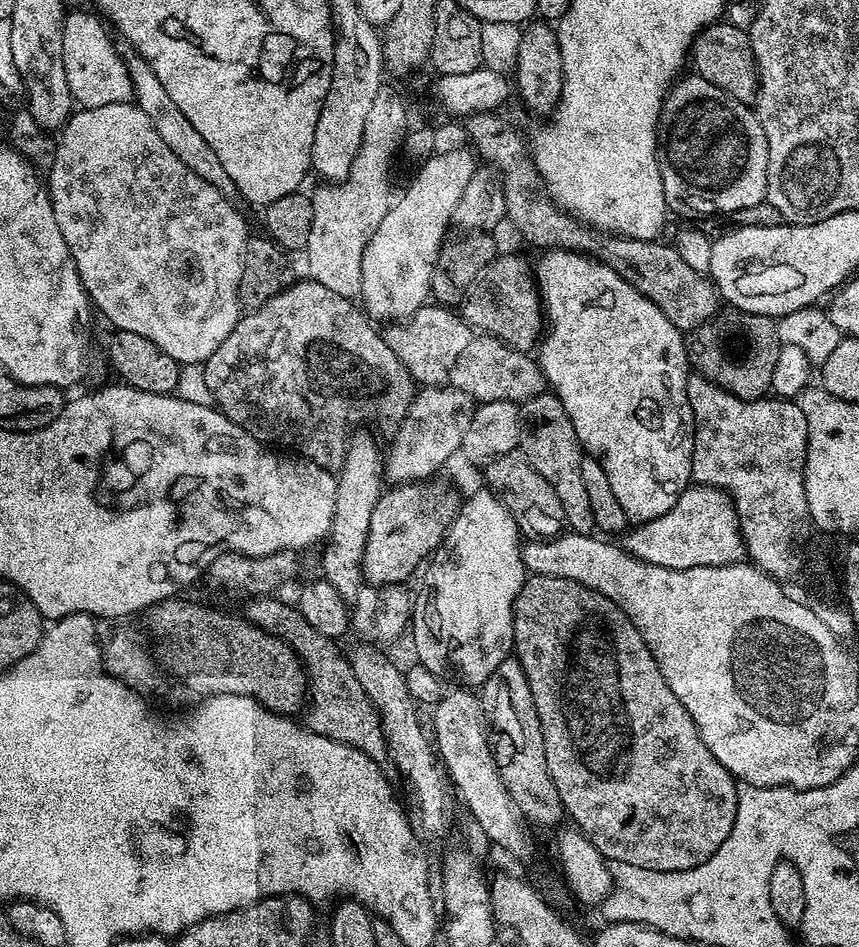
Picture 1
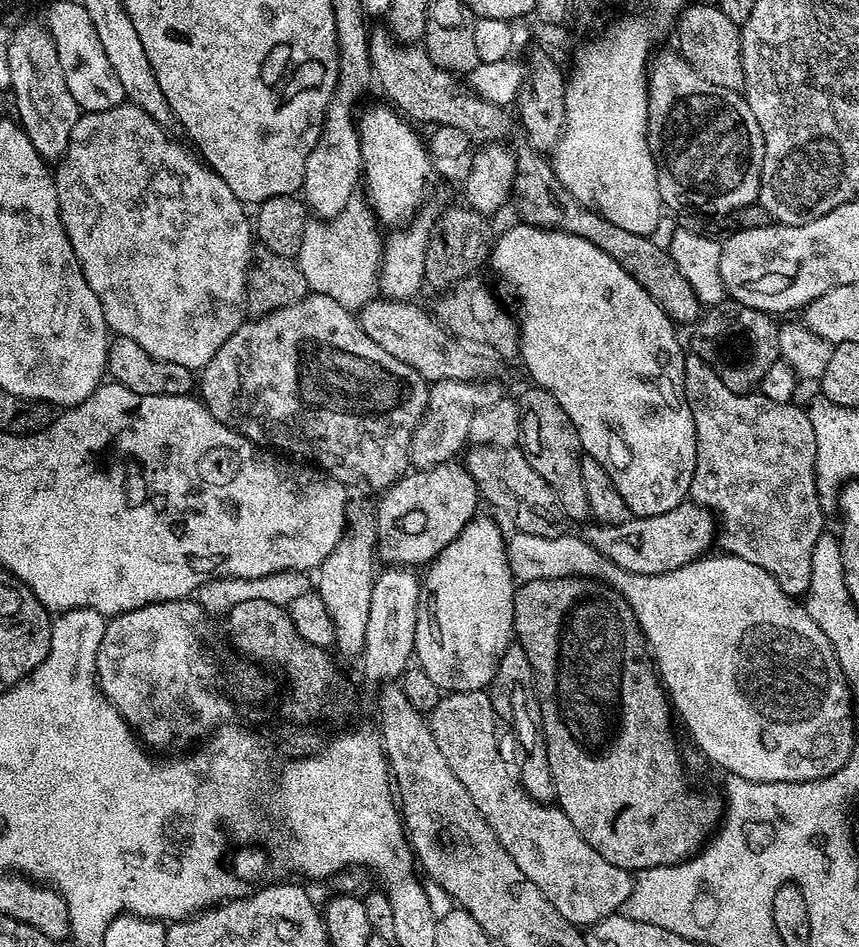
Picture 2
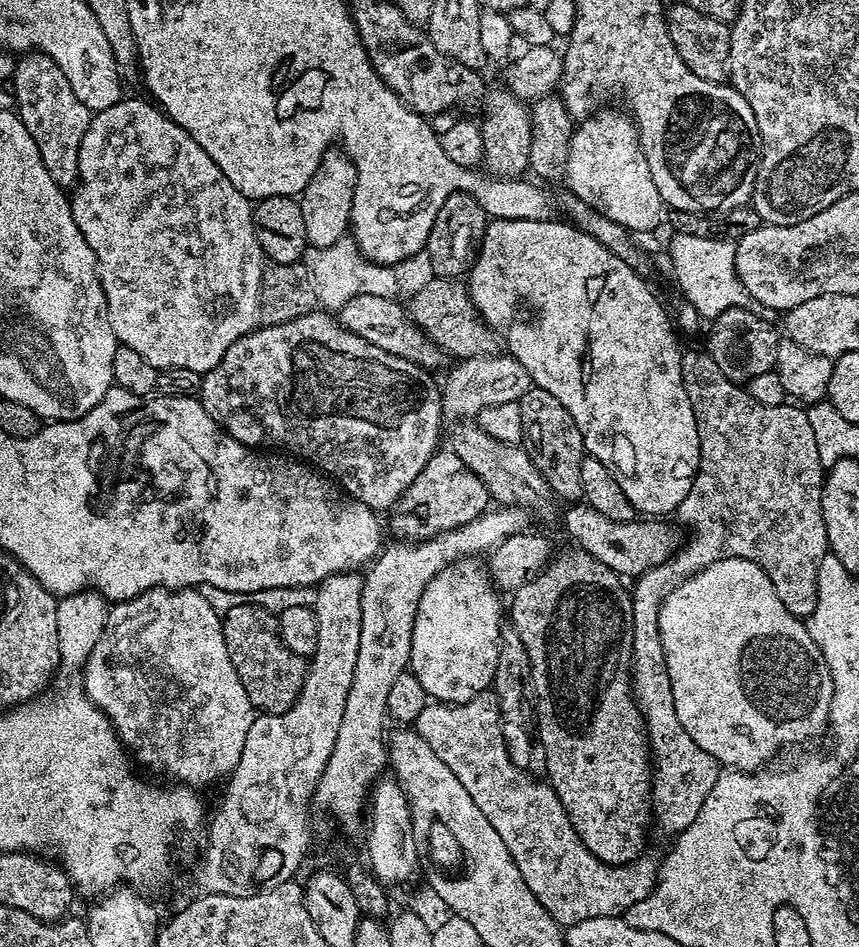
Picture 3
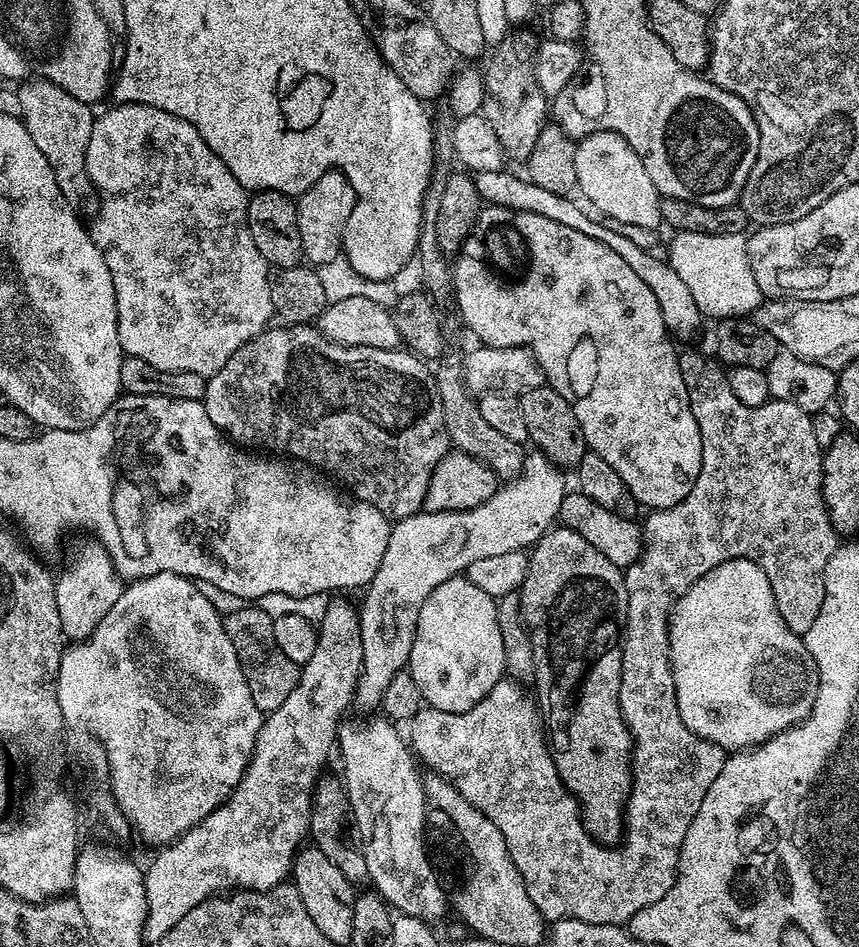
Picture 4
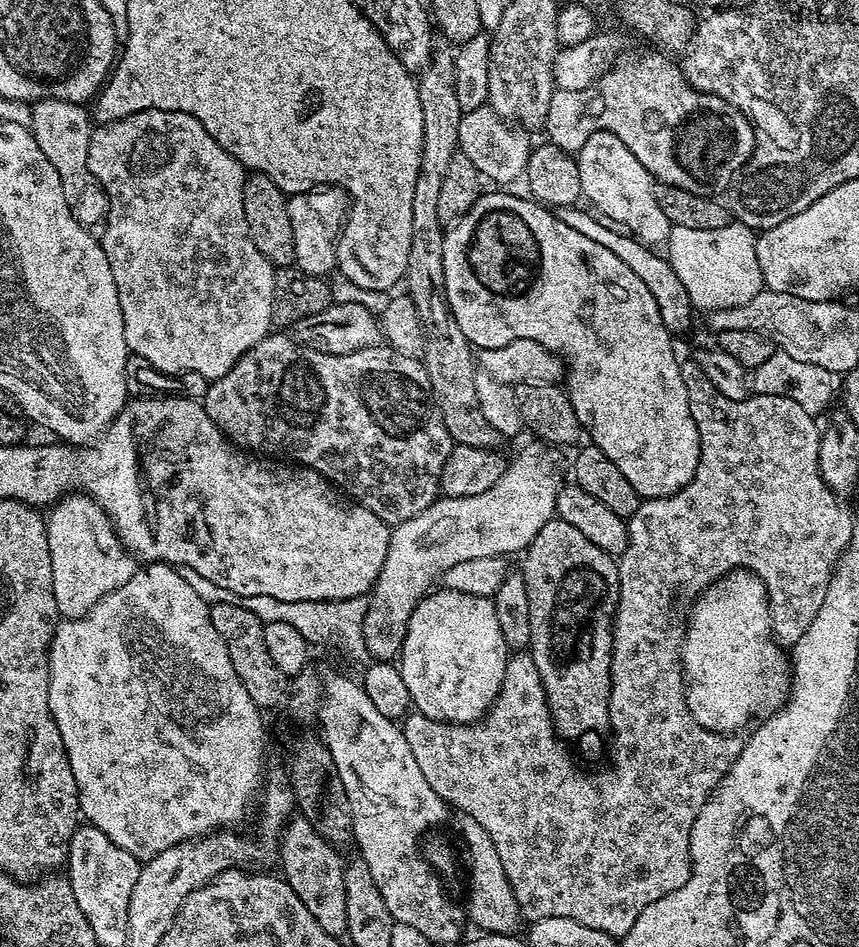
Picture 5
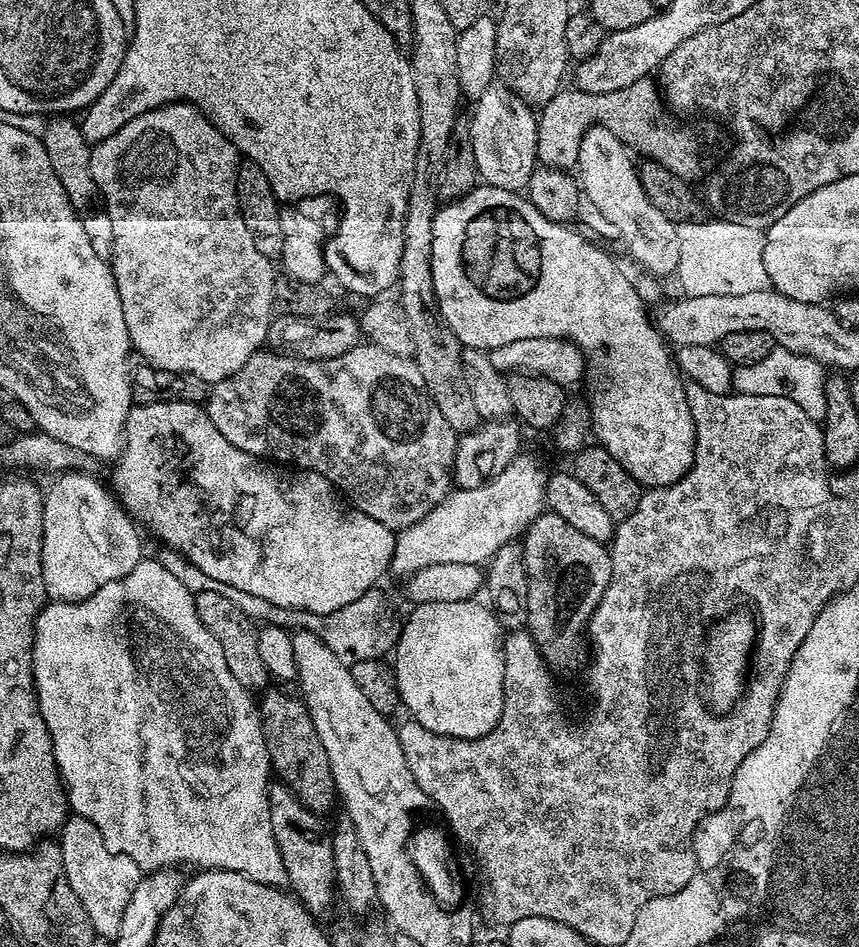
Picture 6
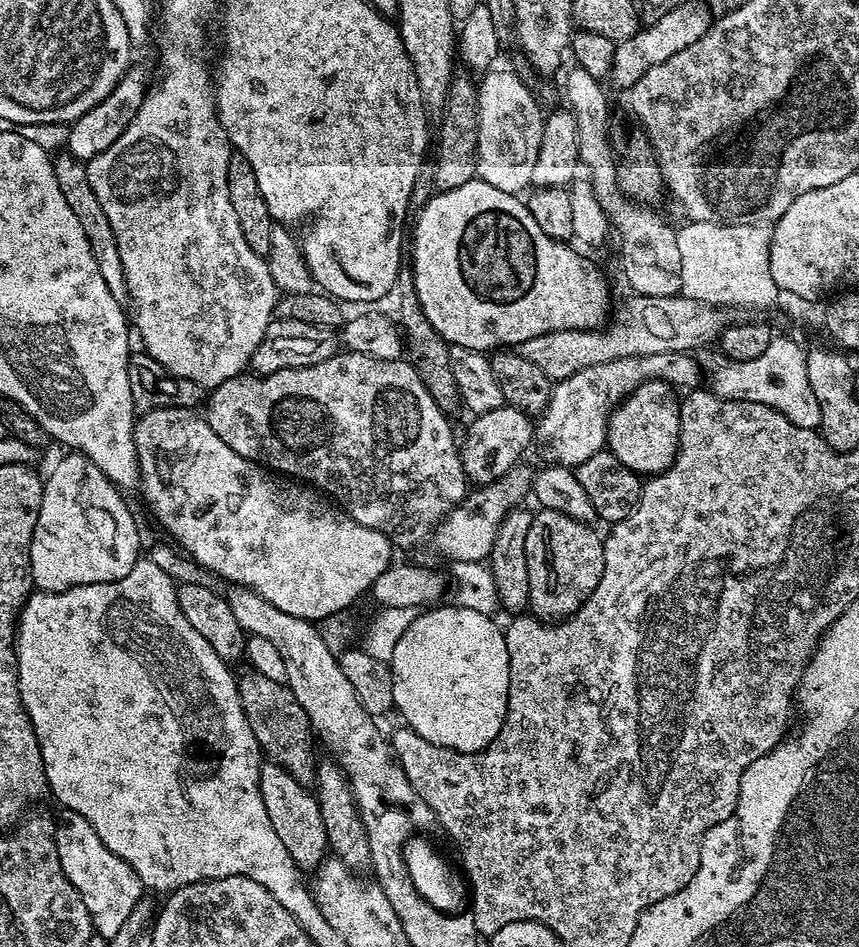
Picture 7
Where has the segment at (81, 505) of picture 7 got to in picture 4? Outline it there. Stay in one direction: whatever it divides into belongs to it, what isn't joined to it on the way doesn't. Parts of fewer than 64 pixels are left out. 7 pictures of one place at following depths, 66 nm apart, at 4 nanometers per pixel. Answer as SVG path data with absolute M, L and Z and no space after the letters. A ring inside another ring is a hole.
M98 542L82 545L76 552L76 561L61 576L57 575L55 581L58 618L62 618L65 637L72 642L85 640L93 632L126 587L112 564L110 554Z

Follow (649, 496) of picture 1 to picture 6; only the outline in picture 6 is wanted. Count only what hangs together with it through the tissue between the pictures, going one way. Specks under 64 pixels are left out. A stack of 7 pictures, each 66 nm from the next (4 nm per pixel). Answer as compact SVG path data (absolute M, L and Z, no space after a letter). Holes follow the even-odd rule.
M481 183L460 199L445 203L434 217L434 242L432 243L432 281L437 313L464 348L491 350L498 346L506 346L506 342L518 342L518 338L558 338L578 345L586 357L586 385L588 384L589 390L592 391L591 431L600 432L604 424L608 424L609 437L604 436L598 440L599 447L611 448L614 458L618 458L618 462L622 462L622 466L626 466L626 470L630 470L630 474L634 474L636 481L645 489L668 488L686 475L694 462L696 435L690 406L686 402L684 393L685 381L676 366L668 341L656 329L653 317L650 315L650 308L648 312L639 290L632 285L631 278L616 265L616 260L610 253L603 252L596 244L591 244L587 240L589 237L583 231L580 232L575 232L568 224L559 224L546 218L546 214L539 212L529 202L527 195L511 192L505 188L496 188L492 184Z

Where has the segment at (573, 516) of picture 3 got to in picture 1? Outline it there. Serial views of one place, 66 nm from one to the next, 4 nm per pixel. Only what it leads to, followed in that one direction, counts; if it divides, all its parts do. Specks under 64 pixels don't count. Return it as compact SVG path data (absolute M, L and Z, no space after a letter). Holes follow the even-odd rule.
M693 483L662 514L645 524L636 524L622 536L622 547L634 558L670 570L698 566L726 566L745 559L746 549L732 500L720 488Z

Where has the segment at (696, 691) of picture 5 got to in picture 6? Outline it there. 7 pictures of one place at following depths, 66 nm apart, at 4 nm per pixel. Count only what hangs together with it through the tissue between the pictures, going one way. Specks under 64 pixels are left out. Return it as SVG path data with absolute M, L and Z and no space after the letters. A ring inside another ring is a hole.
M735 611L715 621L714 627L716 627L716 629L714 629L713 632L711 629L711 631L707 633L706 647L702 652L702 668L706 673L706 688L708 684L706 703L708 707L717 714L731 712L737 700L744 695L746 677L749 675L750 661L753 659L754 649L756 647L756 629L758 625L755 619L753 619L749 613L747 616L744 612L734 612Z

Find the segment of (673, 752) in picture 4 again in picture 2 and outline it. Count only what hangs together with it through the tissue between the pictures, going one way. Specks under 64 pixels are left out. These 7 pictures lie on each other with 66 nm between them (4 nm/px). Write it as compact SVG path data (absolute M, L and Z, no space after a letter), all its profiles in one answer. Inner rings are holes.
M695 354L684 357L684 393L694 418L696 465L690 500L713 513L718 521L718 544L729 556L754 562L787 596L800 598L810 586L814 557L812 551L824 528L824 512L816 493L816 443L810 435L808 413L795 403L770 402L759 394L735 392L718 378L703 358ZM487 691L449 692L441 695L440 701L432 707L430 723L434 742L438 742L438 750L442 750L446 762L450 762L450 770L454 770L458 782L466 786L482 818L486 818L502 846L511 854L514 862L518 862L518 870L522 870L522 874L526 874L526 878L530 878L530 882L534 882L534 886L542 890L550 906L554 906L554 910L558 910L562 918L577 926L591 926L607 916L617 915L623 909L626 898L630 898L632 893L633 873L627 868L606 862L606 858L602 858L602 854L598 854L598 850L591 848L582 834L574 830L574 822L570 822L570 818L566 818L566 814L558 806L528 797L510 764L508 769L508 764L500 753L500 744L496 741L496 711Z

